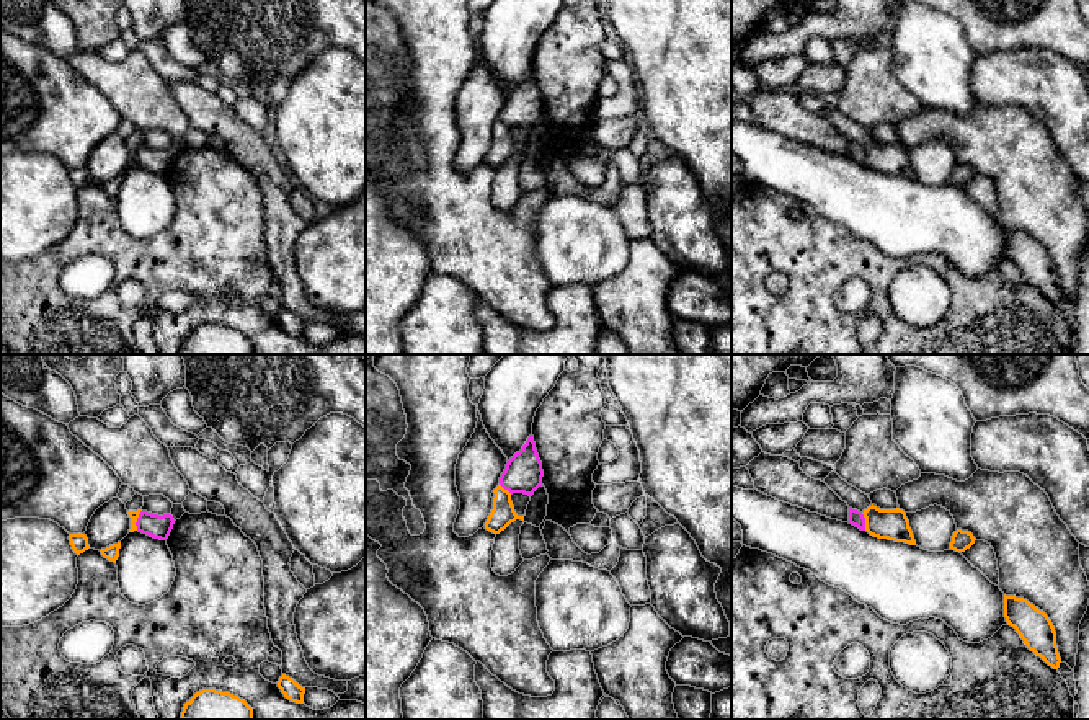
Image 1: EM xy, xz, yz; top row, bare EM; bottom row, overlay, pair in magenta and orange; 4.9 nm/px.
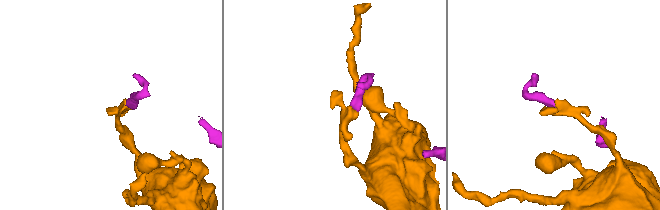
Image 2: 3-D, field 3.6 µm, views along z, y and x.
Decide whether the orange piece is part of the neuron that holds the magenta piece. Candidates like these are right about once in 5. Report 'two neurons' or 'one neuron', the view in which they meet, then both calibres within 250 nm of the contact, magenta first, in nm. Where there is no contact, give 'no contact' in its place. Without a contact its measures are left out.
two neurons | xy | 120/50 nm

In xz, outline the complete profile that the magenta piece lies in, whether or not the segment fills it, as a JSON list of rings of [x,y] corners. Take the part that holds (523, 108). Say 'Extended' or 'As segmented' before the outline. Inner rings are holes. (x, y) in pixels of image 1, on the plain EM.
As segmented. [[[531,69],[519,87],[516,87],[506,98],[500,111],[500,119],[513,127],[524,127],[532,131],[542,121],[542,96],[539,93],[534,70]]]

